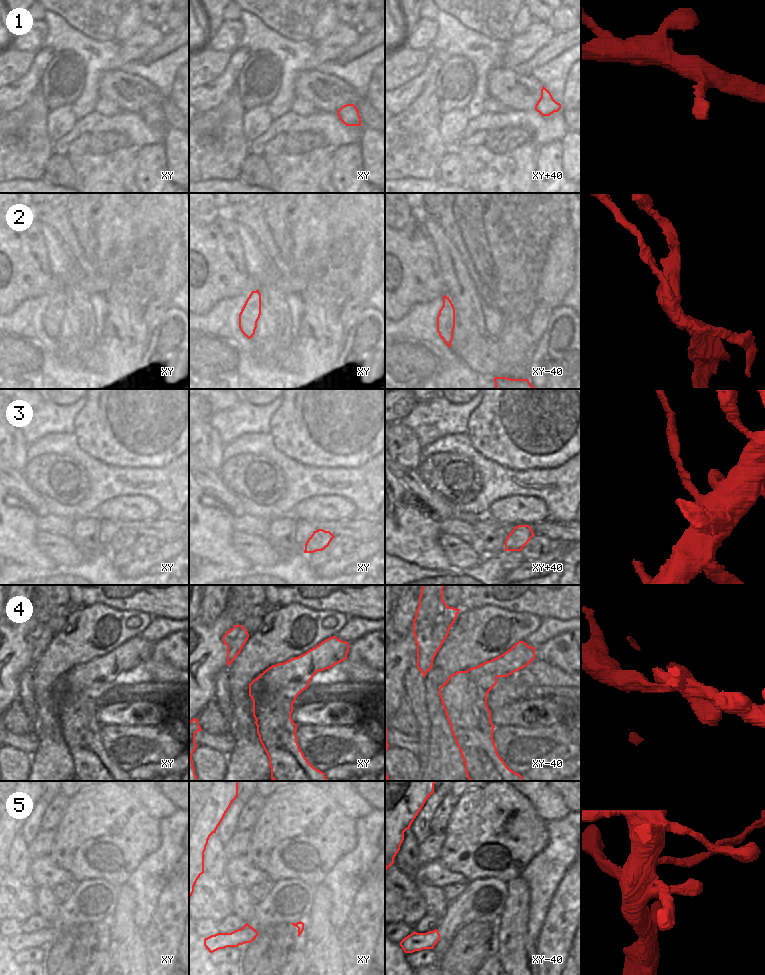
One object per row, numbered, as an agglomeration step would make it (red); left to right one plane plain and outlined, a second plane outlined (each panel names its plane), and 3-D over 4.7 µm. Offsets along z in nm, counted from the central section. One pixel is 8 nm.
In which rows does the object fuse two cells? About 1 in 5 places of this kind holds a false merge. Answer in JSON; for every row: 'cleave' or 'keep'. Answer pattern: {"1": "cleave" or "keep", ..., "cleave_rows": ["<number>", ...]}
{"1": "keep", "2": "cleave", "3": "cleave", "4": "cleave", "5": "keep", "cleave_rows": ["2", "3", "4"]}

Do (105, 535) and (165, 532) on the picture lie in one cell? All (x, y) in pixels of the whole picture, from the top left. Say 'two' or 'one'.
one

